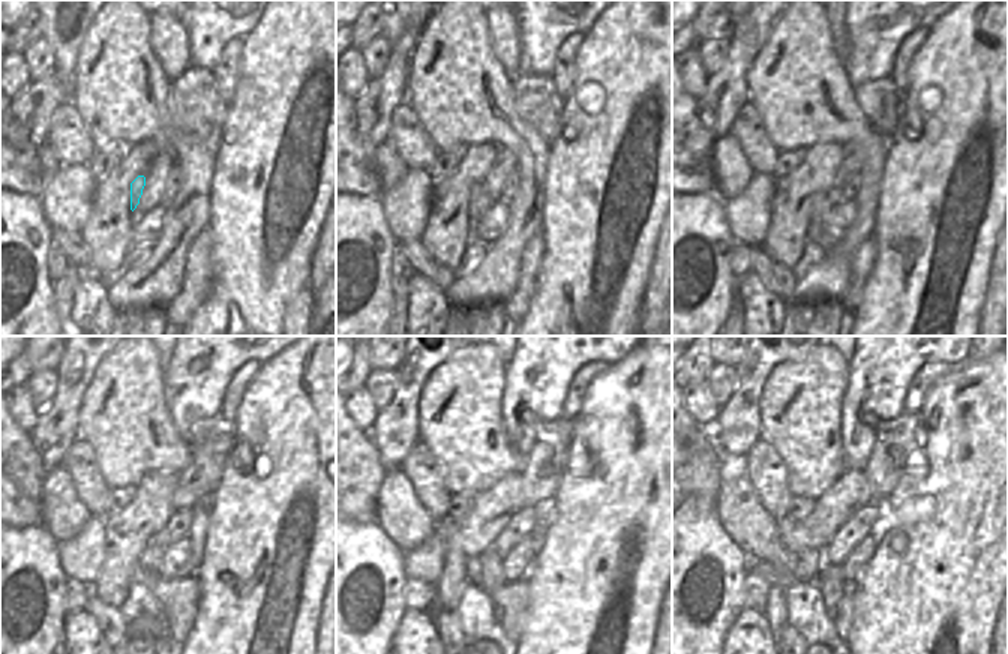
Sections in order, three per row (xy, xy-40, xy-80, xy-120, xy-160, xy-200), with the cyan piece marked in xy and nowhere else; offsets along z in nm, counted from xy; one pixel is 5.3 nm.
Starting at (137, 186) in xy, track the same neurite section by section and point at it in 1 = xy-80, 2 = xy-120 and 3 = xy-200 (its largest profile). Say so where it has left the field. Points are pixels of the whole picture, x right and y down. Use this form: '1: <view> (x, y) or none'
1: xy-80 (815, 231)
2: xy-120 (152, 558)
3: xy-200 (831, 582)

